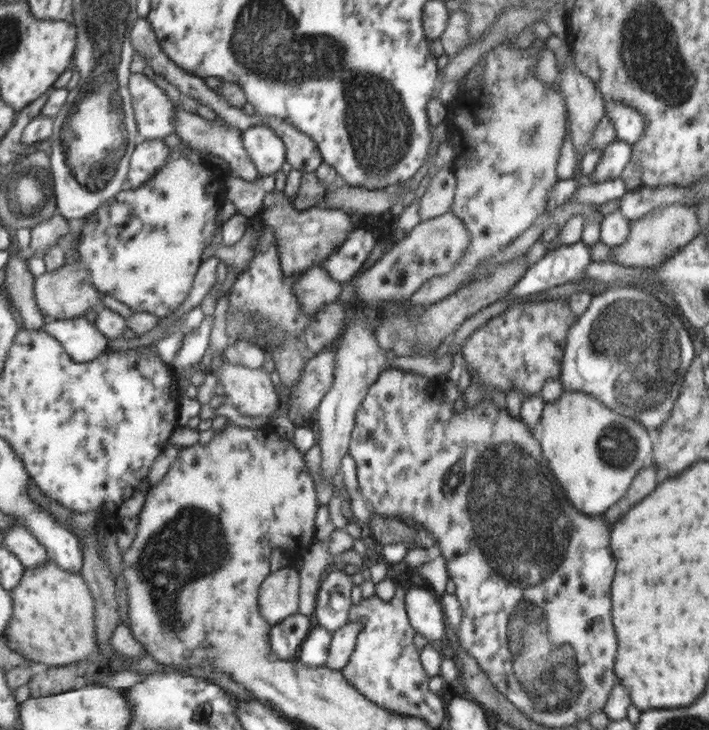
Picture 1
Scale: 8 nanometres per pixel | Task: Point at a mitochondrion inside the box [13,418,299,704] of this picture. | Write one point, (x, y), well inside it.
(191, 546)

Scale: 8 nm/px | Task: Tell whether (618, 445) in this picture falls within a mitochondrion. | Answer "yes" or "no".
yes

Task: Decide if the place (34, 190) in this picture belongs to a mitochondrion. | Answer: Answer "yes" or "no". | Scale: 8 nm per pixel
yes

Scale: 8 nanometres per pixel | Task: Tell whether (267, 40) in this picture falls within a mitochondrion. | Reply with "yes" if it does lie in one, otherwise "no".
yes

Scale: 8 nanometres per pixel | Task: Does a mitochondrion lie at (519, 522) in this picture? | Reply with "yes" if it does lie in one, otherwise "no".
yes

